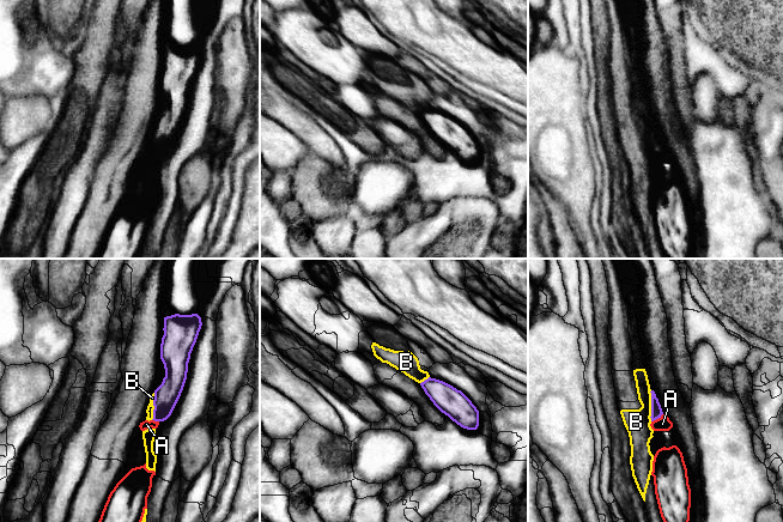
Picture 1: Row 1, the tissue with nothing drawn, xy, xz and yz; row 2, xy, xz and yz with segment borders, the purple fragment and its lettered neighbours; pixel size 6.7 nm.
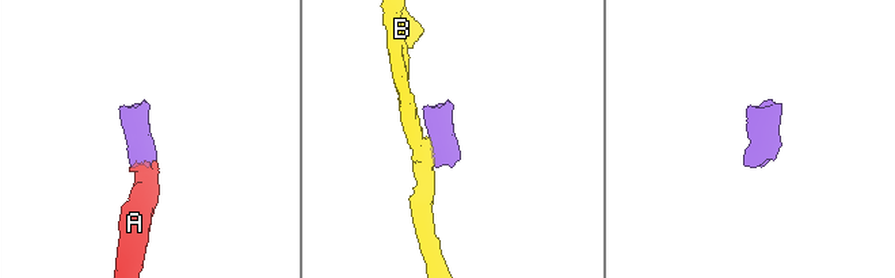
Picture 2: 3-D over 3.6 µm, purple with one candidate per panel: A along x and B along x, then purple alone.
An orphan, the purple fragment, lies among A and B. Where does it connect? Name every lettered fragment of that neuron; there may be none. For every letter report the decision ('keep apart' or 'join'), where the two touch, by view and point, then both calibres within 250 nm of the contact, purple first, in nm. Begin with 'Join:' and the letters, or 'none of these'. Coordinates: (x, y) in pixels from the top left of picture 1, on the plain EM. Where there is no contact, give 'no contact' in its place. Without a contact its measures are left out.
Join: A
A: join; contact yz (656, 150); calibres 80 and 100 nm
B: keep apart; contact yz (651, 138); calibres 80 and 180 nm

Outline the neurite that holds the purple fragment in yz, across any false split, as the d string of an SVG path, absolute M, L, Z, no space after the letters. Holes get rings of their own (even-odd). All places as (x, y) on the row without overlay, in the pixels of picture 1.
M654 122L651 125L651 160L654 163L669 163L673 159L673 154L662 144L661 136Z

